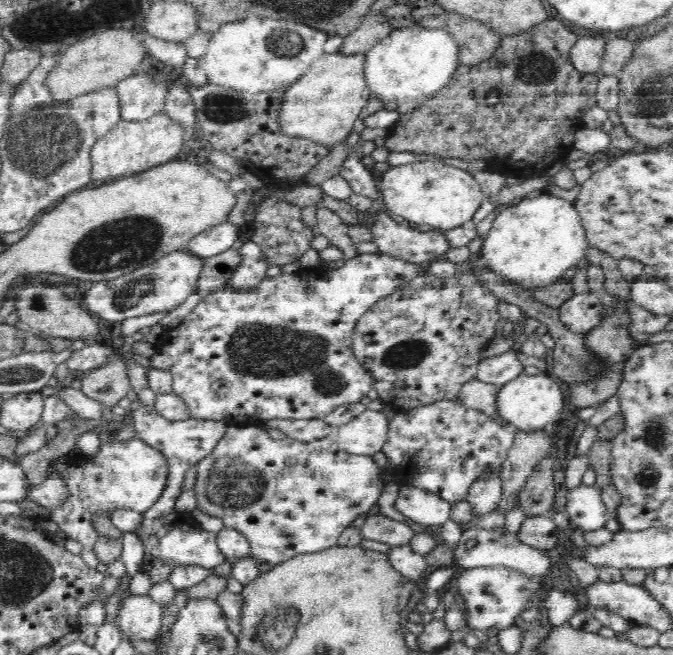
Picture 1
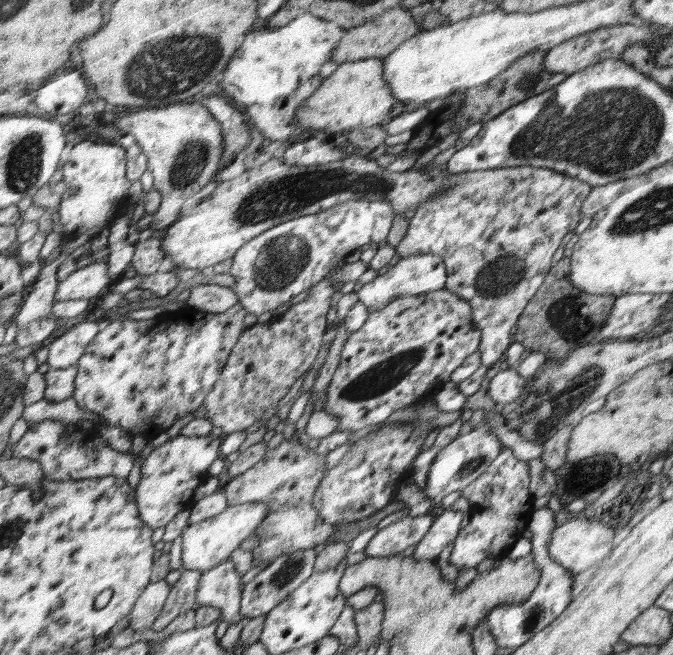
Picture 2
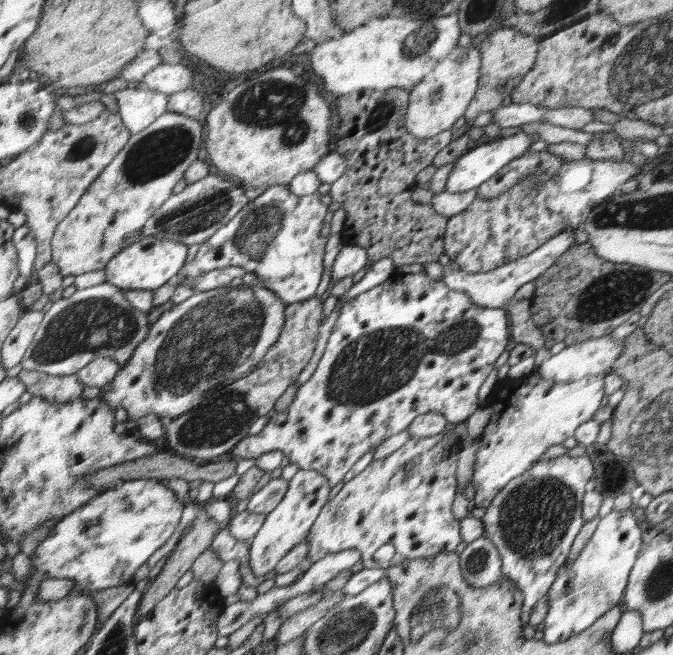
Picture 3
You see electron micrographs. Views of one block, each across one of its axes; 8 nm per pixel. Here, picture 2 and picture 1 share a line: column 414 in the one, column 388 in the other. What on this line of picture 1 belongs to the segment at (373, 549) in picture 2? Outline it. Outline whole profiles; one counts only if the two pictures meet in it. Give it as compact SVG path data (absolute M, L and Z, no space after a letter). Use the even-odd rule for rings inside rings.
M382 514L366 517L363 526L359 529L366 540L376 540L390 545L409 543L415 535L406 523Z

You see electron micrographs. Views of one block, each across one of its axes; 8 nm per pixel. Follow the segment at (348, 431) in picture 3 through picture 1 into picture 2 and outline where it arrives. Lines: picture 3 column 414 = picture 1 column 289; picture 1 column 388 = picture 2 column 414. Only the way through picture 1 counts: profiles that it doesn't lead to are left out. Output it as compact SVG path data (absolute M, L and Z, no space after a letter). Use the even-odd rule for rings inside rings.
M432 252L421 253L400 259L384 275L378 275L371 282L363 284L357 291L358 300L367 306L370 314L388 306L395 298L444 289L447 278L448 270L442 257L432 254Z

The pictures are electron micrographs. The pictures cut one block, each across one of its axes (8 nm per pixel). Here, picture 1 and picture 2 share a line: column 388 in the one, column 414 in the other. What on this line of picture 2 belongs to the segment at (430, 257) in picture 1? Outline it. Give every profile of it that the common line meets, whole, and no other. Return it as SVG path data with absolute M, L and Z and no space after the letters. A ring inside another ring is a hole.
M520 166L509 167L504 169L491 169L480 171L465 171L462 173L450 174L450 177L444 181L442 189L438 193L433 194L431 198L427 198L421 202L419 208L416 209L416 214L409 221L409 227L406 230L406 235L402 241L395 247L395 253L402 258L412 257L421 253L430 253L439 255L444 260L448 270L448 278L445 288L453 293L456 293L461 299L468 301L474 310L474 321L477 323L478 329L481 331L480 345L478 352L482 358L482 364L489 368L492 364L506 352L506 349L512 344L512 328L516 324L516 320L522 314L525 306L530 302L534 293L540 288L543 283L544 276L554 266L552 258L560 248L560 240L569 234L568 226L572 222L572 214L579 216L579 210L582 202L586 200L586 196L590 194L591 184L586 184L582 179L571 178L571 176L560 174L558 171L552 171L543 167Z

